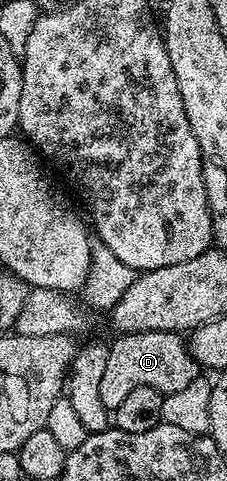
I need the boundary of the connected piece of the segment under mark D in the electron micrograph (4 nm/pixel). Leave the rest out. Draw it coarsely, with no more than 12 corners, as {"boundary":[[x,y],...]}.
{"boundary":[[175,331],[120,333],[102,372],[102,405],[138,385],[168,396],[201,378]]}

